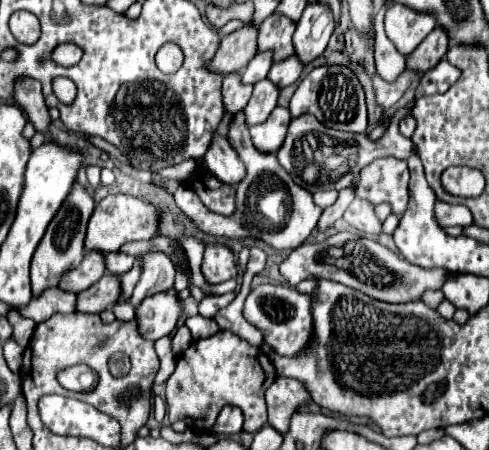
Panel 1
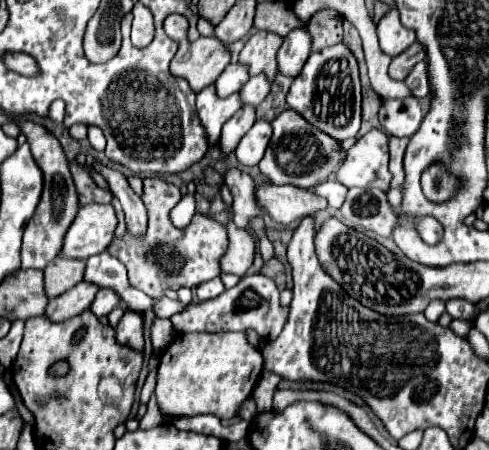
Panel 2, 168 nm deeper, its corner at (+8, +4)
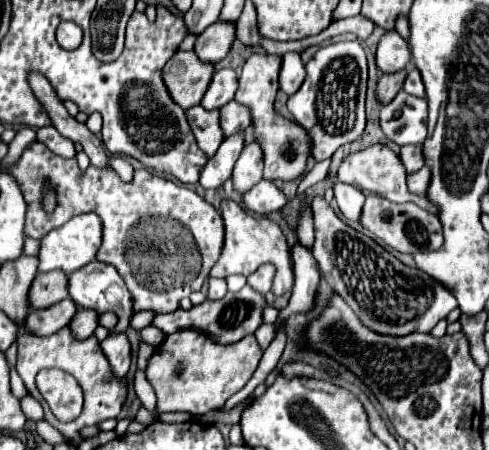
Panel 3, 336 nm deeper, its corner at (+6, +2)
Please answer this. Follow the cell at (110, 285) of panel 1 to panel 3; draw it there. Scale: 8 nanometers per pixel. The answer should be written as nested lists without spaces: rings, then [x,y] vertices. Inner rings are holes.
[[[70,298],[44,310],[32,310],[30,318],[26,318],[26,332],[38,336],[50,336],[60,328],[68,326],[76,310],[78,308],[74,306],[74,302],[70,302]]]

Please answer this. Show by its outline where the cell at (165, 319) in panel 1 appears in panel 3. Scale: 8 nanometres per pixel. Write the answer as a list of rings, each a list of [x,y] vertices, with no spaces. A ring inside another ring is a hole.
[[[126,334],[108,336],[100,346],[110,362],[110,368],[114,370],[114,376],[124,378],[130,368],[130,344],[128,344]]]

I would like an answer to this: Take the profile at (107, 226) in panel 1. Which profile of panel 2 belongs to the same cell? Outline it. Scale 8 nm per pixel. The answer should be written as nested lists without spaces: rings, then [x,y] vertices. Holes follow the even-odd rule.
[[[86,204],[76,214],[60,256],[86,260],[108,248],[114,240],[118,216],[112,204]]]

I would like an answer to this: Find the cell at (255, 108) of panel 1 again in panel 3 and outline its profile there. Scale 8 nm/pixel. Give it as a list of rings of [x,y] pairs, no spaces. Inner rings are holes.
[[[238,132],[220,144],[218,152],[208,160],[200,174],[202,188],[220,188],[232,176],[232,168],[244,148],[242,142],[242,132]]]

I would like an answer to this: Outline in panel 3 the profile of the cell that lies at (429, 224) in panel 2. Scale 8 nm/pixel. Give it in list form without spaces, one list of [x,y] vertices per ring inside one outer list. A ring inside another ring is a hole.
[[[368,196],[362,212],[360,224],[368,228],[372,234],[376,234],[380,240],[384,240],[390,248],[404,252],[404,254],[416,254],[416,252],[430,252],[438,250],[442,246],[442,224],[438,216],[418,208],[416,204],[394,204],[386,198]]]

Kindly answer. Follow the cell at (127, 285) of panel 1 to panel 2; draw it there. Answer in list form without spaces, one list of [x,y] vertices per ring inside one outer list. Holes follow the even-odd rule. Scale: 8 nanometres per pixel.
[[[100,288],[90,310],[100,318],[100,316],[110,314],[116,306],[120,306],[120,296],[116,296],[114,292],[108,292],[108,288]]]

